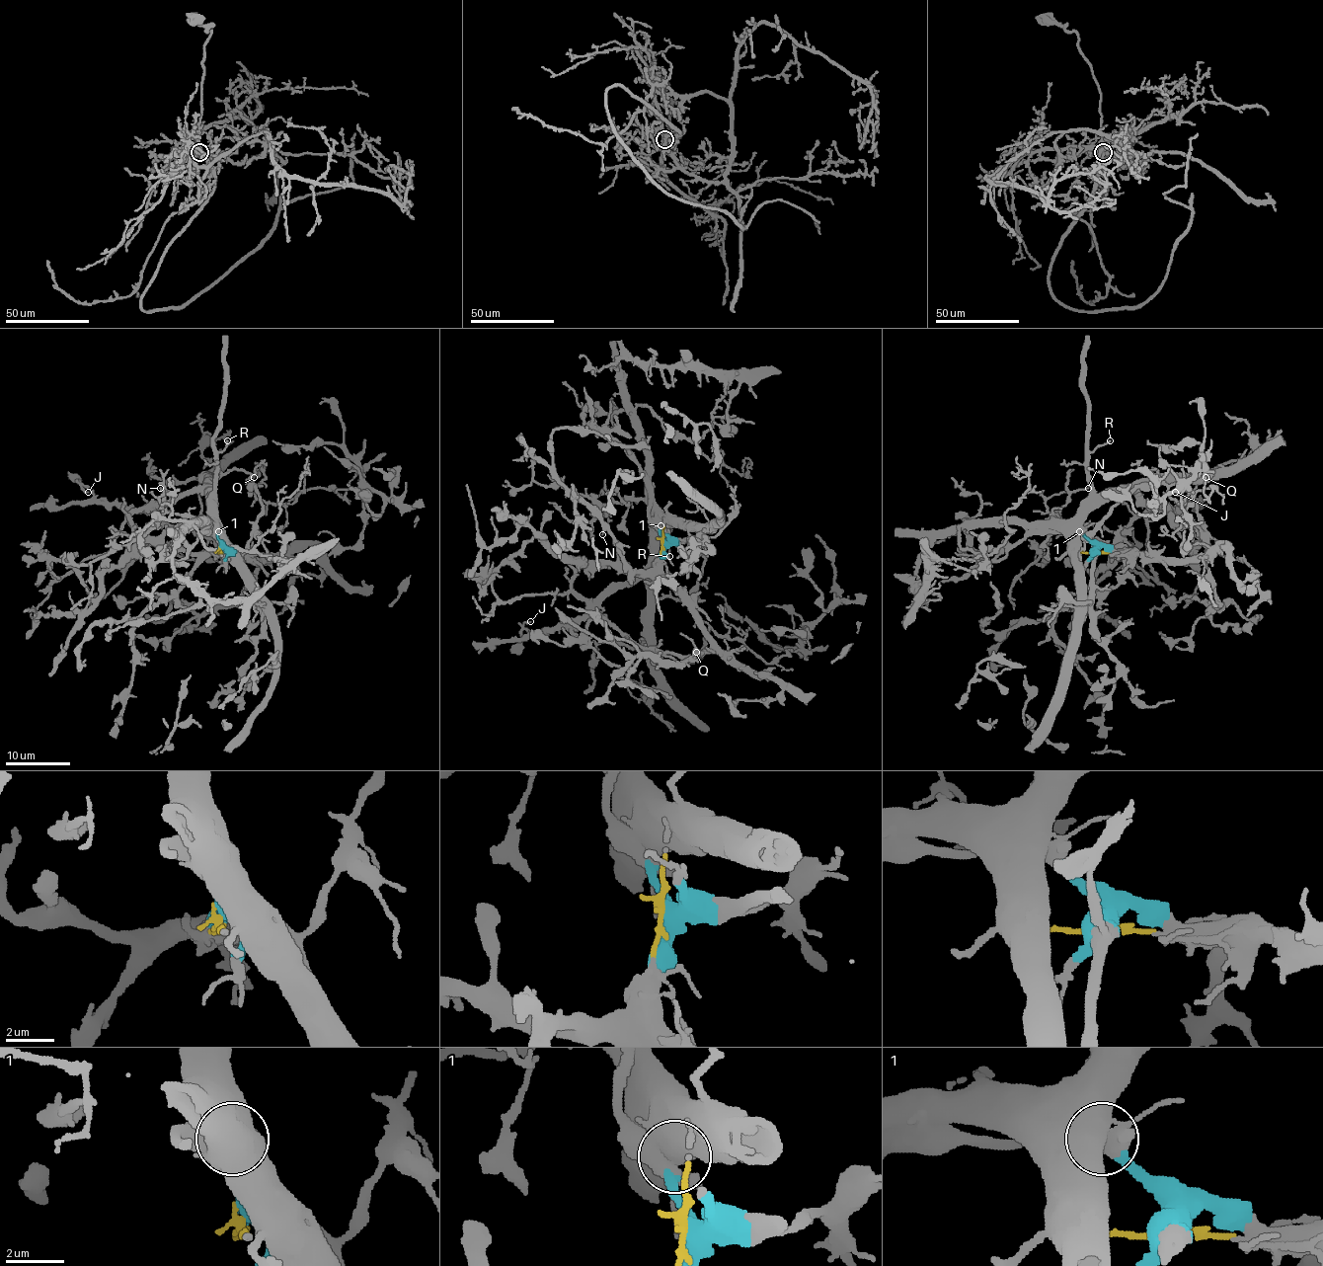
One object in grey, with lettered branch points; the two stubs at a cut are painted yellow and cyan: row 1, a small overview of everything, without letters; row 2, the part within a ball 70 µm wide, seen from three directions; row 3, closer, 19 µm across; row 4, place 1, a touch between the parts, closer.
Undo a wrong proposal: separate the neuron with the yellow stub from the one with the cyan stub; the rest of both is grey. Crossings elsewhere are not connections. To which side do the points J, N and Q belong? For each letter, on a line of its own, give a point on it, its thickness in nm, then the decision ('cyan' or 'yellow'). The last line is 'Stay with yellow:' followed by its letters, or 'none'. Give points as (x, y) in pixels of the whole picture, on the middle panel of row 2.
J: place (530, 621); calibre 130 nm; yellow
N: place (602, 534); calibre 120 nm; yellow
Q: place (696, 652); calibre 160 nm; yellow
Stay with yellow: J, N, Q

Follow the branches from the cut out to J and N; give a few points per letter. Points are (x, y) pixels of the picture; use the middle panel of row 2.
J: (661, 542), (665, 520), (644, 570), (615, 583), (573, 621), (537, 637), (523, 626), (531, 621)
N: (661, 542), (665, 520), (644, 500), (610, 502), (605, 507), (607, 519), (602, 534)

